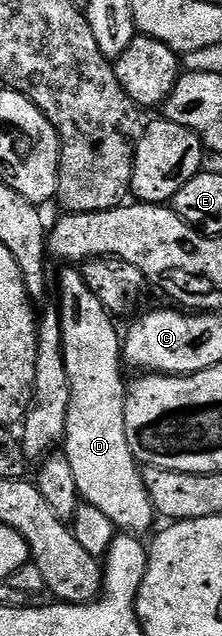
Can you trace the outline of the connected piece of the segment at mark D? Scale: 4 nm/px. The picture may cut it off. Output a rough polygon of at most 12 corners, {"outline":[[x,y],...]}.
{"outline":[[72,266],[60,276],[70,377],[62,451],[81,501],[153,531],[126,438],[122,332]]}

